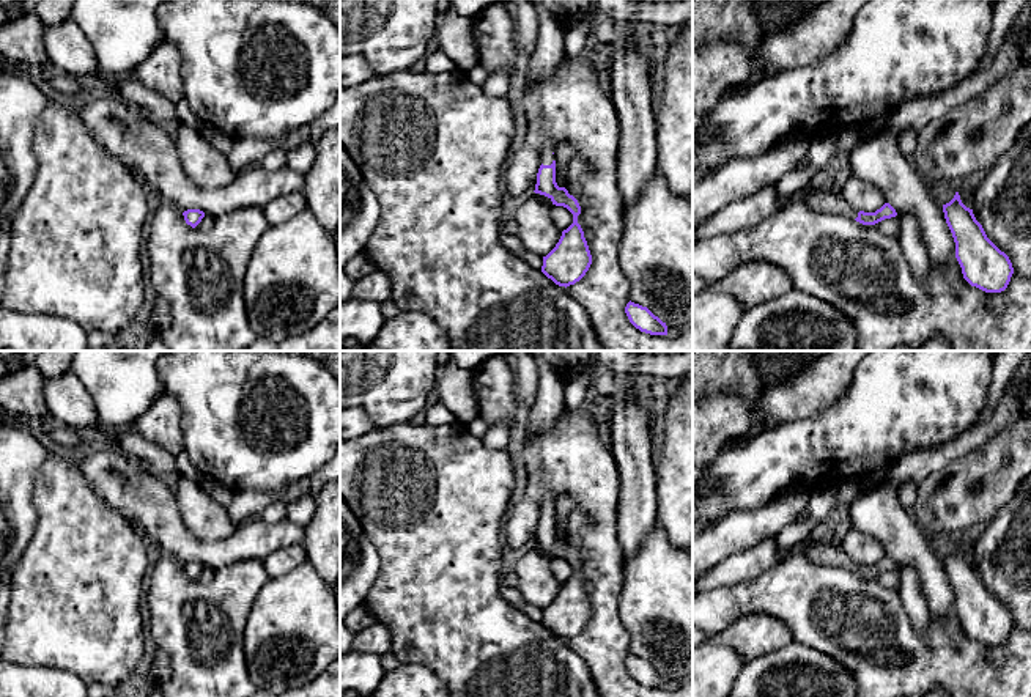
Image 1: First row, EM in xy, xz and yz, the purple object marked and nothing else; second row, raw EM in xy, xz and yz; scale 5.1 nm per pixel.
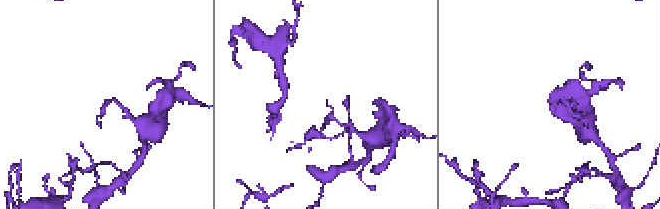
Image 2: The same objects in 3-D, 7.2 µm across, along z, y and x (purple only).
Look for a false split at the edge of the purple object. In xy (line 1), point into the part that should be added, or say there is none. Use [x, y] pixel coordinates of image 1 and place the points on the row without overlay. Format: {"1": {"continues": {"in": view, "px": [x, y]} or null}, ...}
{"1": {"continues": null}}

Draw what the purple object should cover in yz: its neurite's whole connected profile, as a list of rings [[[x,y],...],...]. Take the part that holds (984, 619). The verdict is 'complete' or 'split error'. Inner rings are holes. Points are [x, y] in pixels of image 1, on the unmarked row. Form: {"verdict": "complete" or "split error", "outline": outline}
{"verdict": "complete", "outline": [[[959,544],[943,557],[943,565],[955,595],[955,610],[963,631],[985,645],[1004,644],[1014,626],[1012,615],[987,590],[973,562],[962,555]]]}

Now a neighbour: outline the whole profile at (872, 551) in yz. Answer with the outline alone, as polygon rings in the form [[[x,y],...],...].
[[[850,529],[844,538],[842,549],[856,562],[864,565],[875,565],[886,552],[881,543],[866,533]]]

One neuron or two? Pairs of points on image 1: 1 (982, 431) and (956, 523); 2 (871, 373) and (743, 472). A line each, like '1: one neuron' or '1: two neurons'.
1: two neurons
2: one neuron

